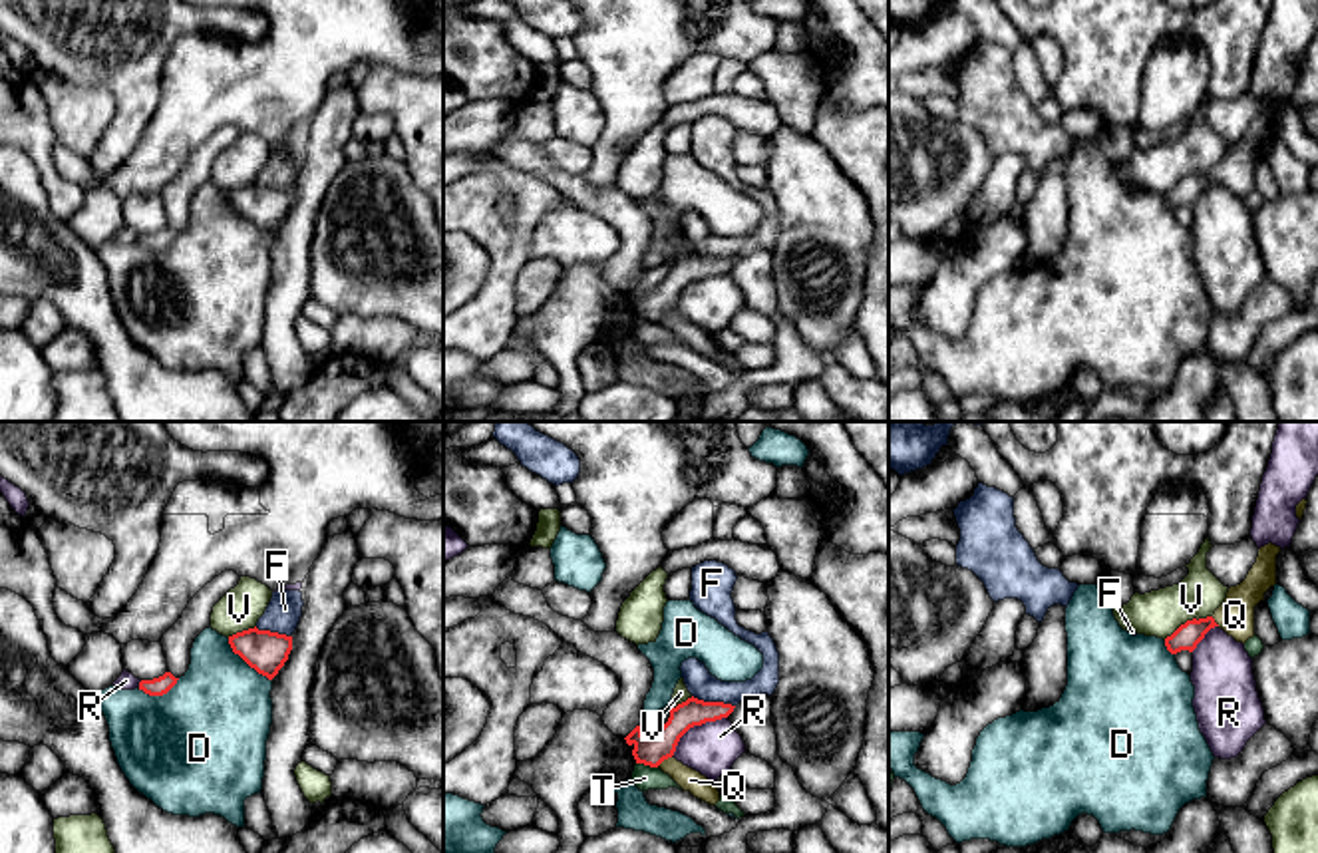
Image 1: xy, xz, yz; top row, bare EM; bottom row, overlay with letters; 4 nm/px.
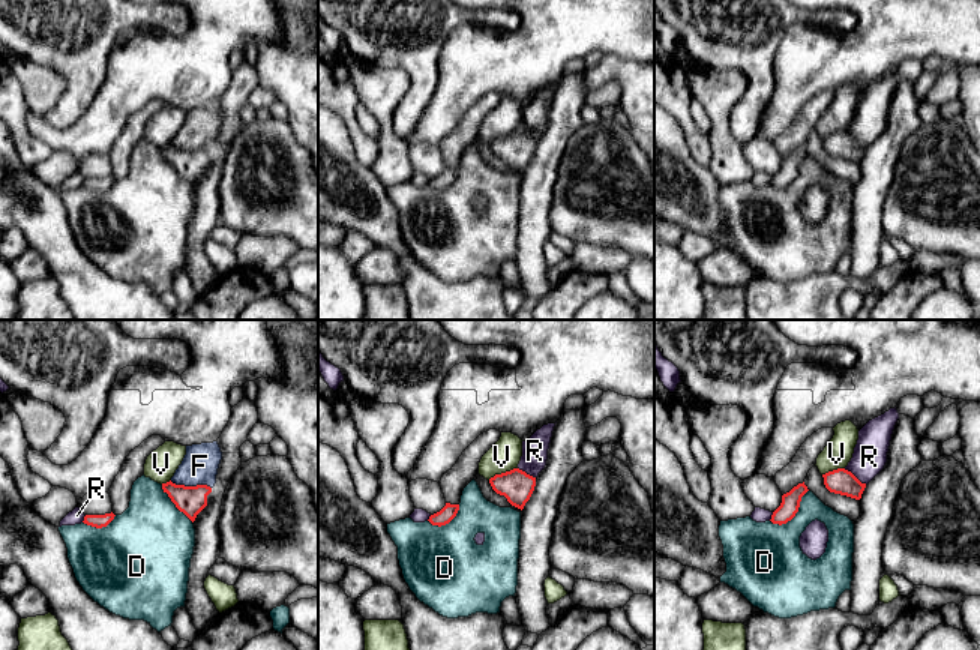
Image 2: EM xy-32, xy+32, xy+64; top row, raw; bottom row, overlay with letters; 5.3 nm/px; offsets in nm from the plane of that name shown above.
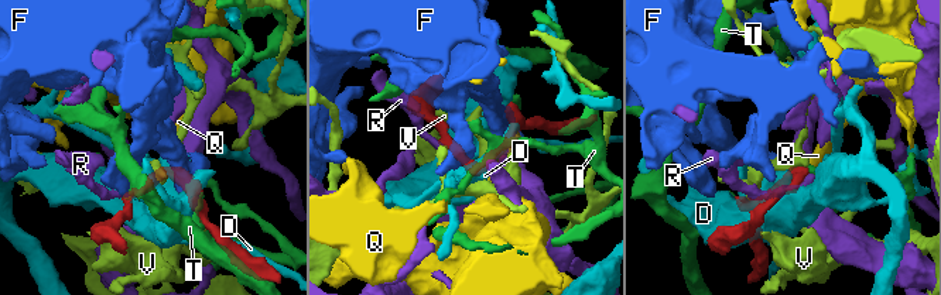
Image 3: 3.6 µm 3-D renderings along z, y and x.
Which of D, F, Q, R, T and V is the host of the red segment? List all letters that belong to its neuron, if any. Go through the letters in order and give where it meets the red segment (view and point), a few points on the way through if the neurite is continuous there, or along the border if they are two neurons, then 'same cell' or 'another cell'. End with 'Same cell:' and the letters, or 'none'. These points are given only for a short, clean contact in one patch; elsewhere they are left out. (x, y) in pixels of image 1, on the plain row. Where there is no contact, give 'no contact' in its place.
D: xy (247, 217) | another cell
F: xz (714, 257) | another cell
Q: xz (662, 315) | across xz (653, 305), (662, 315), (690, 335) | same cell
R: xz (694, 279) | another cell
T: xz (647, 319) | another cell
V: yz (1187, 175) | along yz (1211, 170), (1187, 173), (1163, 193) | another cell
Same cell: Q

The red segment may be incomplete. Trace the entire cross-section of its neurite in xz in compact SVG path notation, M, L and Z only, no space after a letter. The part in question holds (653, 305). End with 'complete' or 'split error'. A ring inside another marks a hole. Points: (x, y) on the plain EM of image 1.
M688 253L670 264L668 276L656 284L652 290L644 292L640 280L636 280L624 294L632 300L632 310L636 318L650 322L660 322L668 328L684 346L694 352L716 360L720 356L720 346L712 334L700 326L684 320L674 312L680 292L694 280L706 276L716 276L728 272L736 260L724 256L704 256L698 253Z | split error

